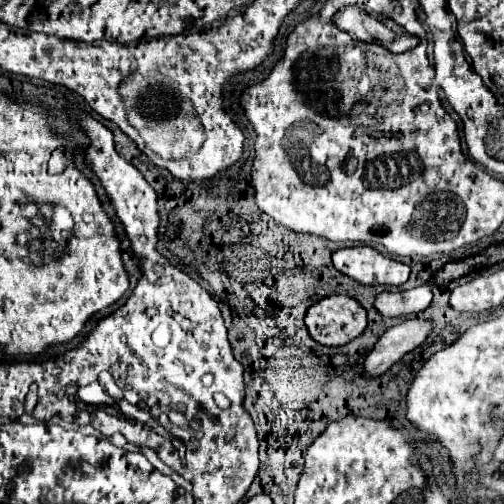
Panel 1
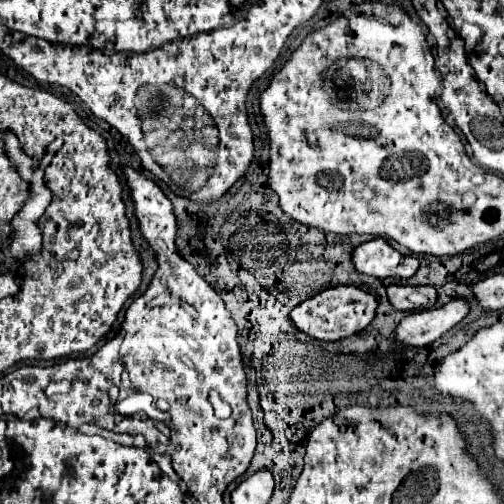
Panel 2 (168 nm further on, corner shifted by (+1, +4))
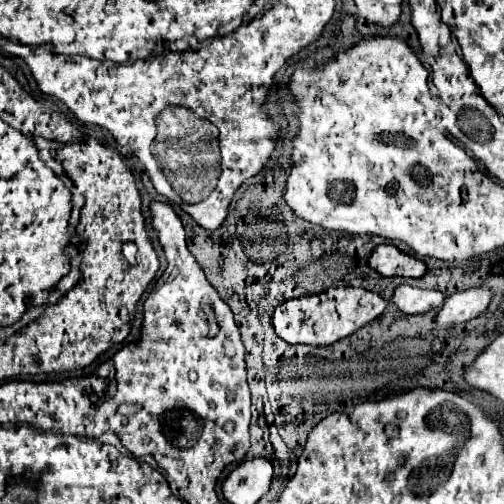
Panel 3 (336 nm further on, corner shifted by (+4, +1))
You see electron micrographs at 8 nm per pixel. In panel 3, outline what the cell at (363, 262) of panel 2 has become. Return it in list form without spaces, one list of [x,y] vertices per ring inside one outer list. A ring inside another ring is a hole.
[[[378,245],[370,255],[370,267],[384,277],[424,277],[426,263],[402,253],[394,245]]]

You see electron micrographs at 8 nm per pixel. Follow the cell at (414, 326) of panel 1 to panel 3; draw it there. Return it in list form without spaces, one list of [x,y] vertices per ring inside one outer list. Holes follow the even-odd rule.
[[[474,287],[454,293],[444,301],[444,309],[438,313],[434,323],[438,327],[452,327],[458,323],[466,323],[488,309],[492,295],[494,293],[488,287]]]

